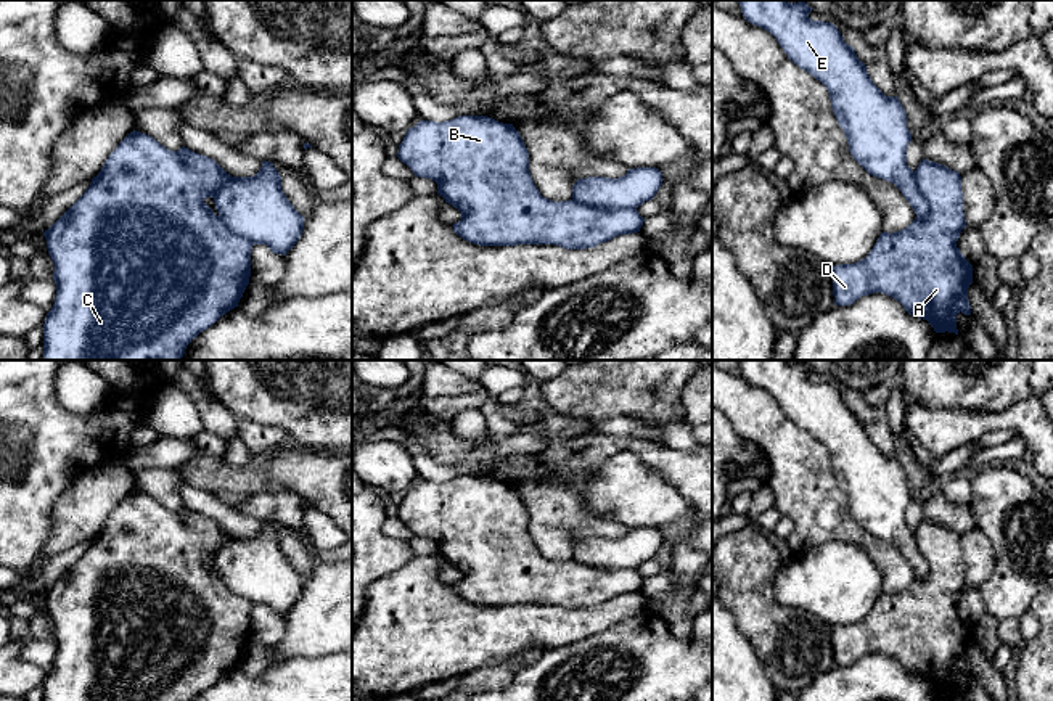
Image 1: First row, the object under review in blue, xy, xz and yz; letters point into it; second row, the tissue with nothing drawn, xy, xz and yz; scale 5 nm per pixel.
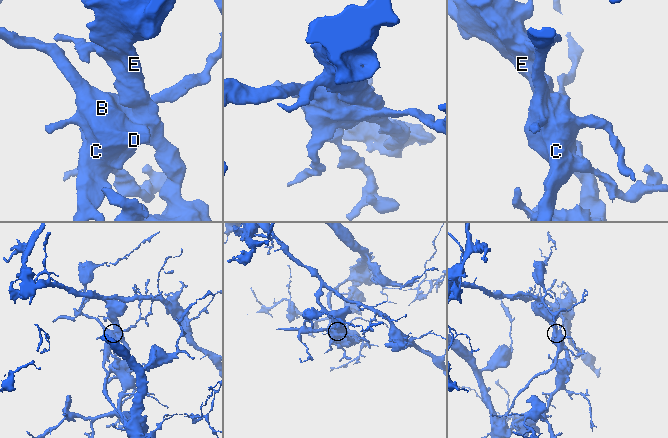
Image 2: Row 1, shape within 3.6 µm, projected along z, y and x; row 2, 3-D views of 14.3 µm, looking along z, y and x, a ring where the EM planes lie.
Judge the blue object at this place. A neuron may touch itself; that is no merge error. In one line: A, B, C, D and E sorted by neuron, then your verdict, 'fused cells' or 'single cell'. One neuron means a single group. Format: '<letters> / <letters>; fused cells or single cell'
A B C D / E; fused cells

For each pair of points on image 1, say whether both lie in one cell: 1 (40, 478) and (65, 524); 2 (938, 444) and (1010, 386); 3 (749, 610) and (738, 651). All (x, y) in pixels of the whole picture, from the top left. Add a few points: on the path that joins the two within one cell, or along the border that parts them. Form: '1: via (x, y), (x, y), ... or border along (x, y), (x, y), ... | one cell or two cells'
1: border along (68, 483), (57, 499), (52, 534), (45, 542) | two cells
2: border along (1016, 401), (1000, 410), (942, 407) | two cells
3: border along (729, 610), (737, 629), (751, 643), (764, 668) | two cells

